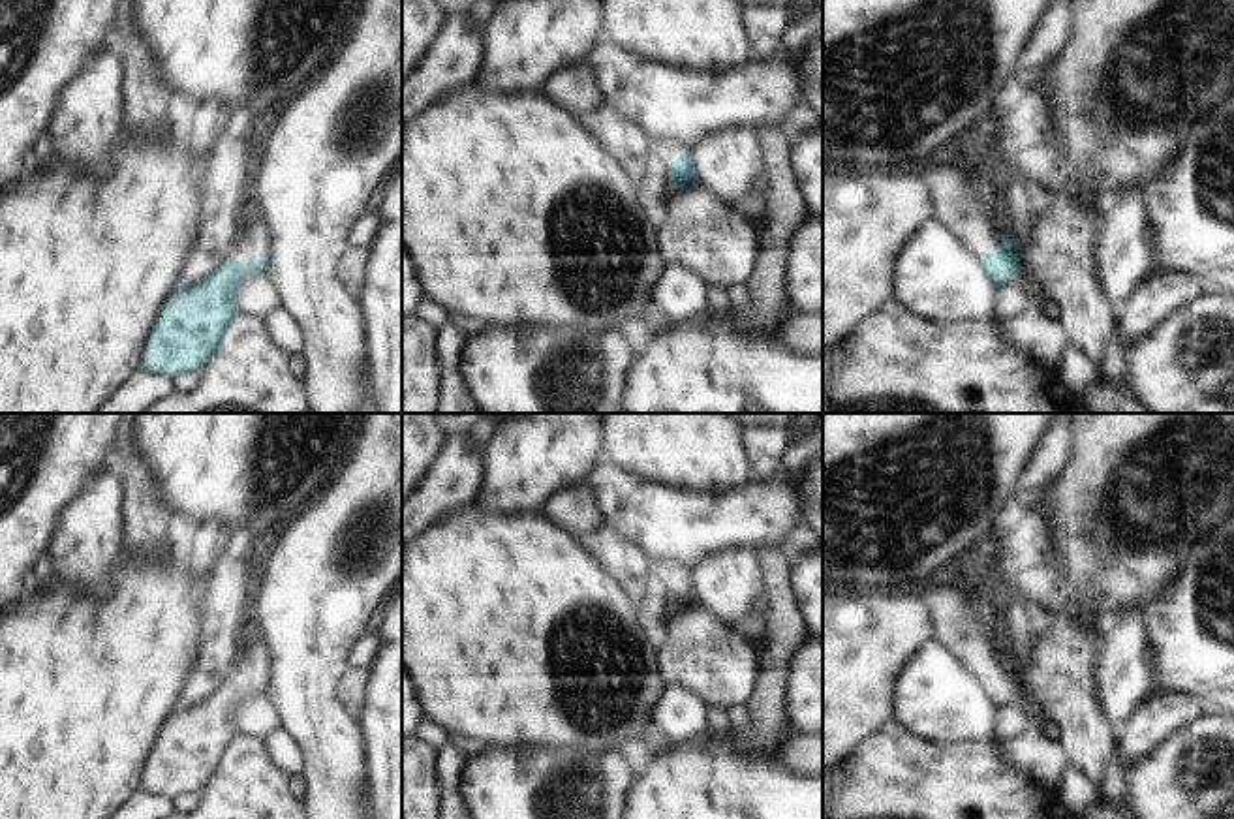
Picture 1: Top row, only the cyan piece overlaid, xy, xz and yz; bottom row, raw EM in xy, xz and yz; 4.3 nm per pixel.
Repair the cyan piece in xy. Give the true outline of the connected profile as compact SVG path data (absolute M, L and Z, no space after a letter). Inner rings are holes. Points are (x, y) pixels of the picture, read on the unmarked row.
M255 622L231 680L169 719L145 770L143 791L169 800L203 791L220 772L231 744L242 736L237 723L242 701L263 693L272 680L272 654Z

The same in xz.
M661 560L654 562L652 577L656 577L665 588L671 597L672 607L687 609L697 605L695 603L695 577L693 571L674 560Z

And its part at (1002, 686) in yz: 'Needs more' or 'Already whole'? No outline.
Needs more

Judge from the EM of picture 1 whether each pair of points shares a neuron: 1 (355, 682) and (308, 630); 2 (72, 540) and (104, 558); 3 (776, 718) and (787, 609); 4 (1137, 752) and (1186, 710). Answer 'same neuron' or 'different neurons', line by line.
1: different neurons
2: same neuron
3: same neuron
4: same neuron

